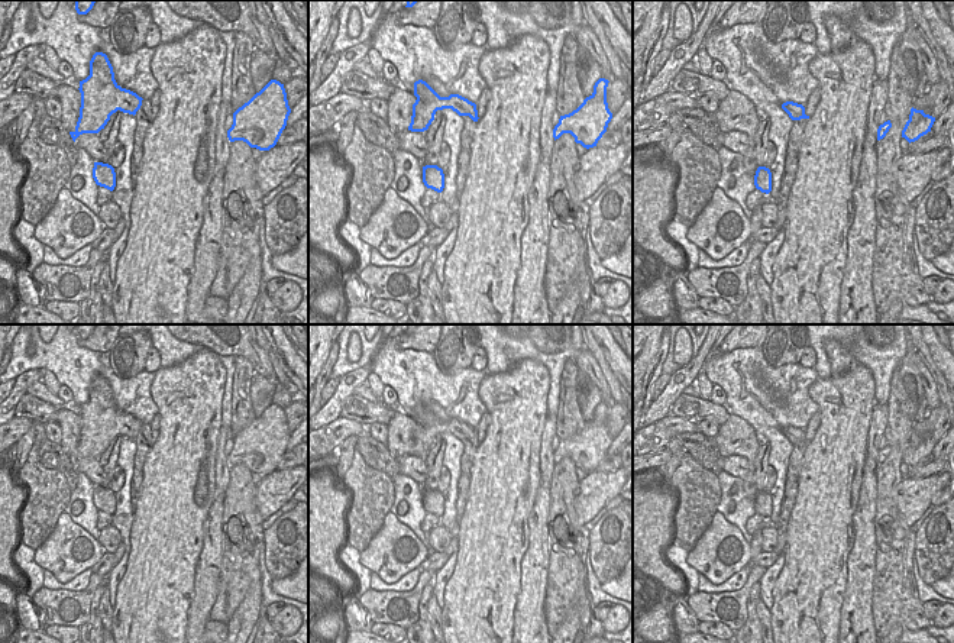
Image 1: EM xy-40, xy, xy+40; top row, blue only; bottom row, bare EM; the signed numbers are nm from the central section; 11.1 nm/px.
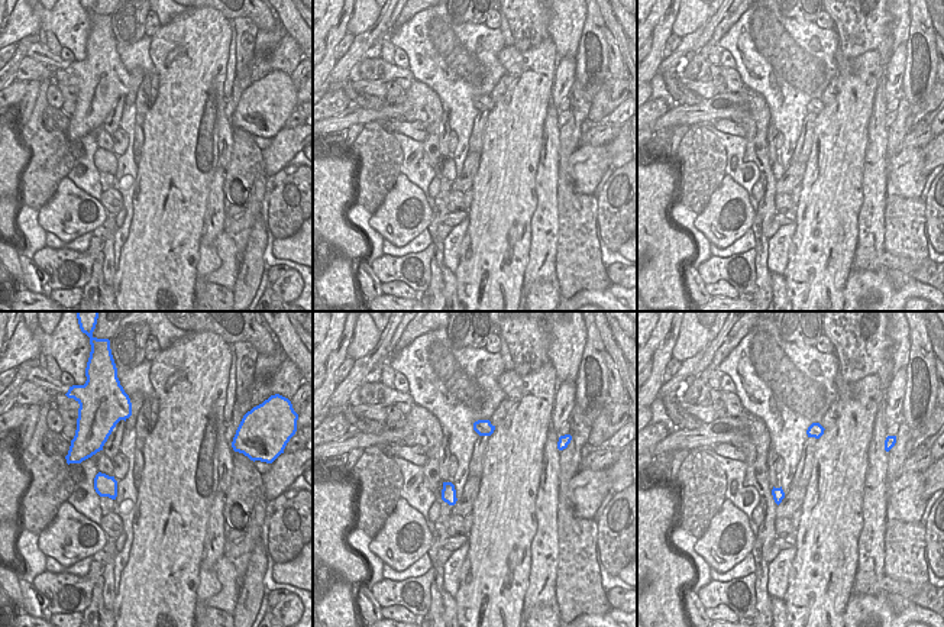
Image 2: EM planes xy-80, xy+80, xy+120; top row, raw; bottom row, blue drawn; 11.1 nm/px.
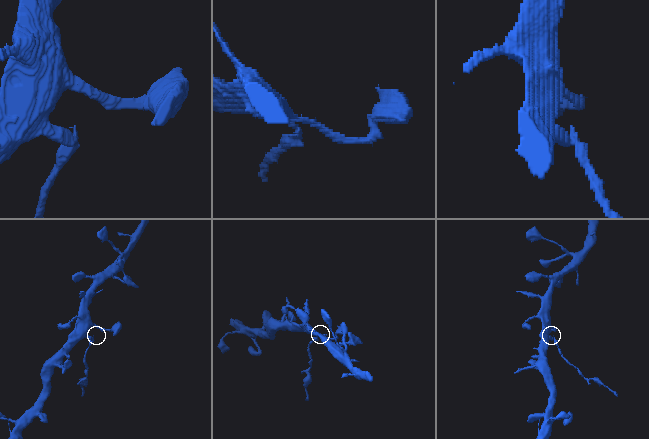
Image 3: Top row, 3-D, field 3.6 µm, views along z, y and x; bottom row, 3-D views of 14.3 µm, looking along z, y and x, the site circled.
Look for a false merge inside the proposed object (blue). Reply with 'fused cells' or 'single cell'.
fused cells

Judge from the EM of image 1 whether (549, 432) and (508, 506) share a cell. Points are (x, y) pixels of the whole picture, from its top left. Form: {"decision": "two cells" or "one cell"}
{"decision": "two cells"}

